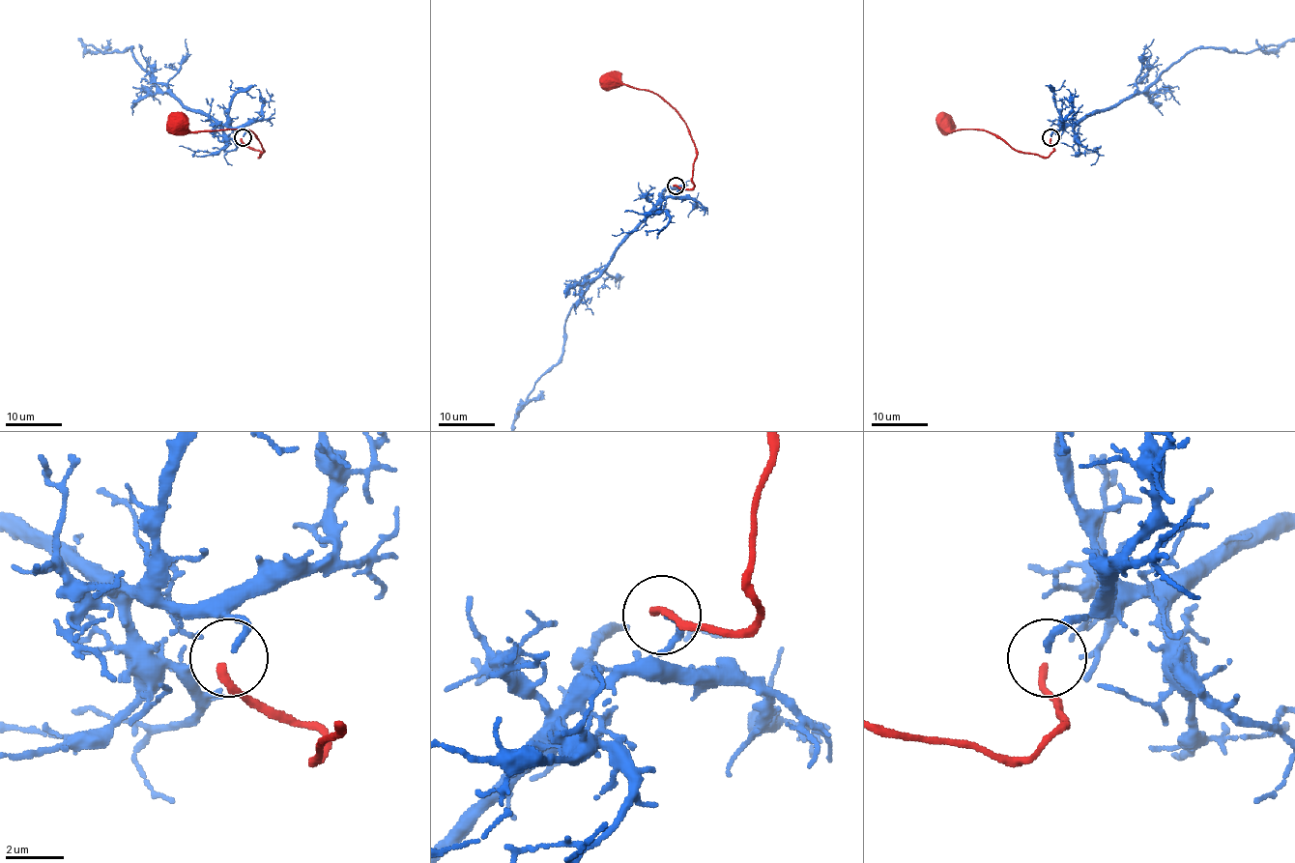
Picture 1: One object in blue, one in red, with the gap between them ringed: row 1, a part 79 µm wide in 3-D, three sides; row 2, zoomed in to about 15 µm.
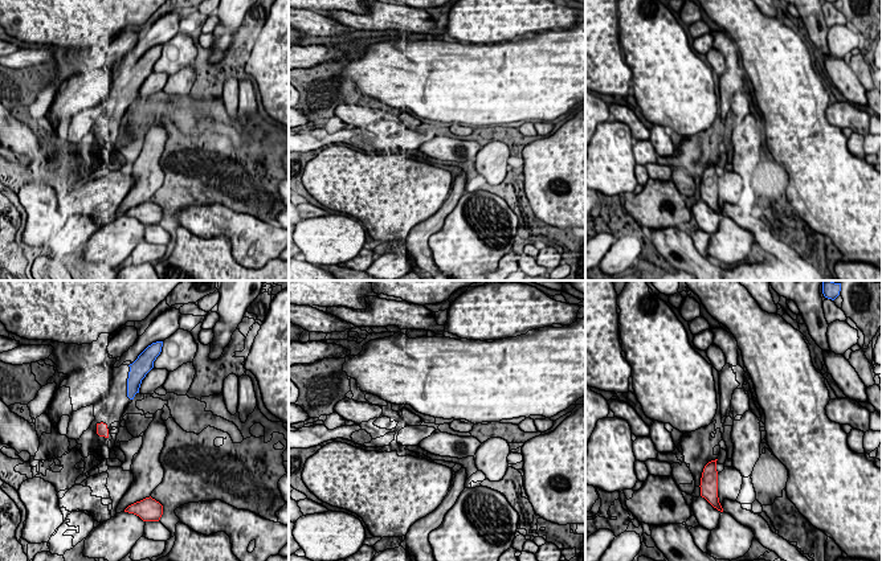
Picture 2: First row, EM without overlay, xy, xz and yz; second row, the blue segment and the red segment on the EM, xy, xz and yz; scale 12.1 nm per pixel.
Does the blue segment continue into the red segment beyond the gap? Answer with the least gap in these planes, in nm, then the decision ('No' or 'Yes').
Distance 420 nm. Yes

